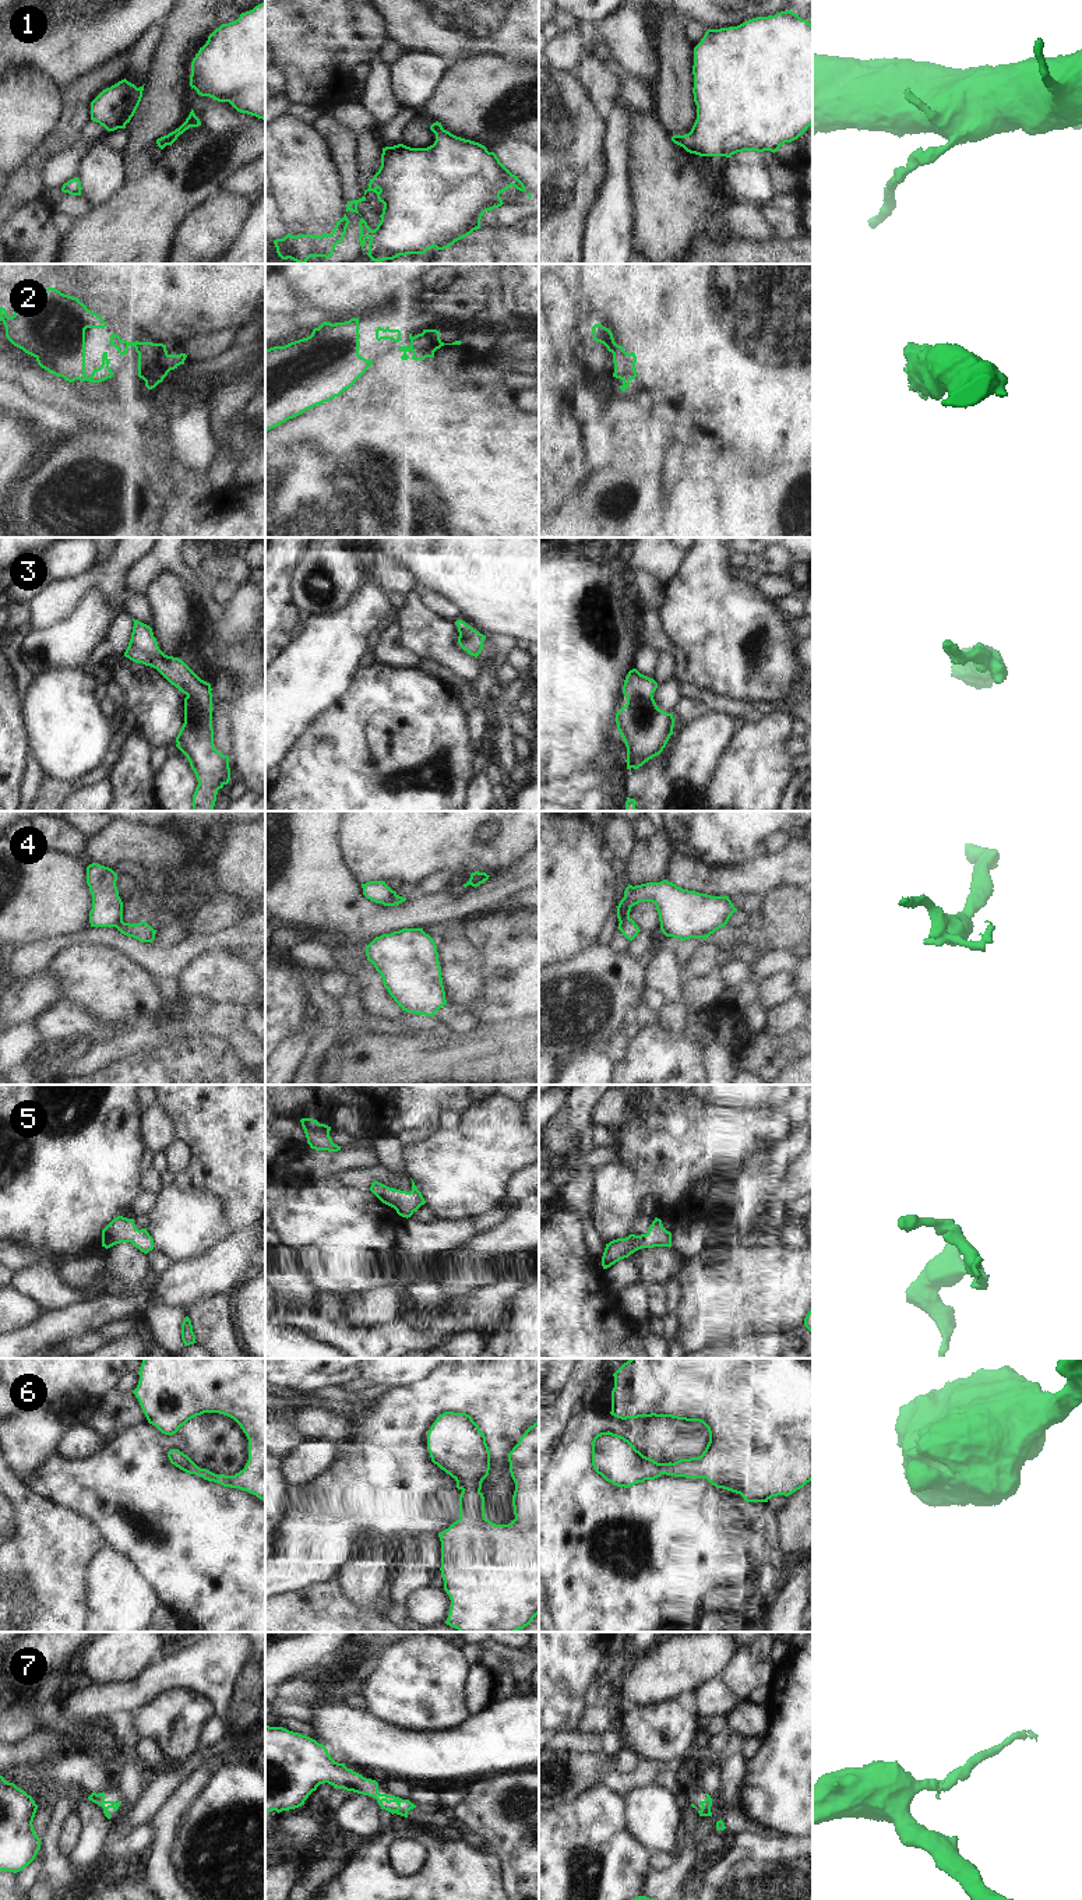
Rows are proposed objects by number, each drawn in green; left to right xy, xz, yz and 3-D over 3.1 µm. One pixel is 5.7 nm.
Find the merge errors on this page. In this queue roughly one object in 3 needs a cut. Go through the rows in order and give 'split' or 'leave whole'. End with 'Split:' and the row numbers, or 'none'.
1: leave whole
2: leave whole
3: leave whole
4: split
5: leave whole
6: leave whole
7: leave whole
Split: 4

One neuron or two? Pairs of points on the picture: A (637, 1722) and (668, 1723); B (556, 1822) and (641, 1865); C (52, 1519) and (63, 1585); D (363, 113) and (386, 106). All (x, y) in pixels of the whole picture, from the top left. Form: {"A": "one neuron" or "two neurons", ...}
{"A": "one neuron", "B": "one neuron", "C": "one neuron", "D": "two neurons"}

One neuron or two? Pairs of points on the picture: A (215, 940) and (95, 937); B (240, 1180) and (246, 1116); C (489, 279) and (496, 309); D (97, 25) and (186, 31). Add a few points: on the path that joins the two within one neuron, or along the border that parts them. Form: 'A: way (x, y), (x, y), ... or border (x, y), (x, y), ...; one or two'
A: way (186, 951), (179, 955), (145, 955), (124, 945); one
B: way (245, 1164), (245, 1131); one
C: way (489, 286), (489, 302); one
D: border (171, 14), (162, 21); two

